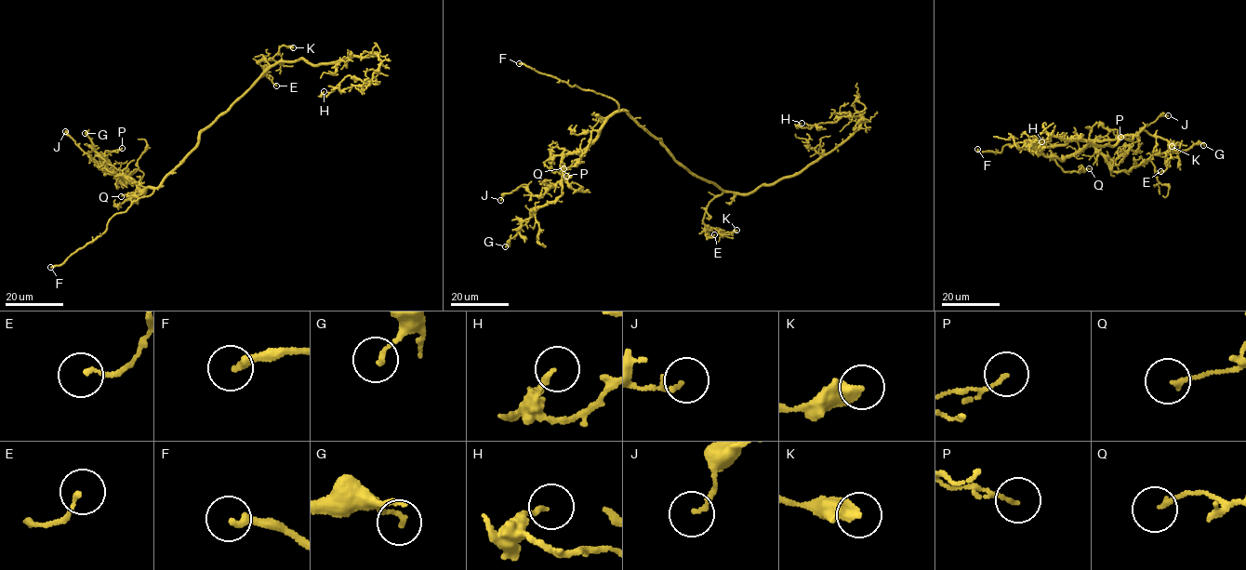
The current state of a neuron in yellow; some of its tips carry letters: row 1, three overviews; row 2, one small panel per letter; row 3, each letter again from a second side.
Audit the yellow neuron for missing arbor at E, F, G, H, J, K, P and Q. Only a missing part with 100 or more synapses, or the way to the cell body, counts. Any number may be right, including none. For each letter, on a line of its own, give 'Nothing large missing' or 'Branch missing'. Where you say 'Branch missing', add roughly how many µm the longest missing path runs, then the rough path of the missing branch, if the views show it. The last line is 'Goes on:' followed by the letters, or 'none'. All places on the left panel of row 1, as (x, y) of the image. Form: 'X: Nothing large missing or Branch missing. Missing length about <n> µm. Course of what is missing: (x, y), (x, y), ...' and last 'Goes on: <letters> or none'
E: Nothing large missing
F: Branch missing. Missing length about 30 µm. Course of what is missing: (50, 267), (46, 269), (42, 280), (55, 297), (48, 290), (43, 291), (41, 288)
G: Nothing large missing
H: Nothing large missing
J: Nothing large missing
K: Nothing large missing
P: Nothing large missing
Q: Nothing large missing
Goes on: F

